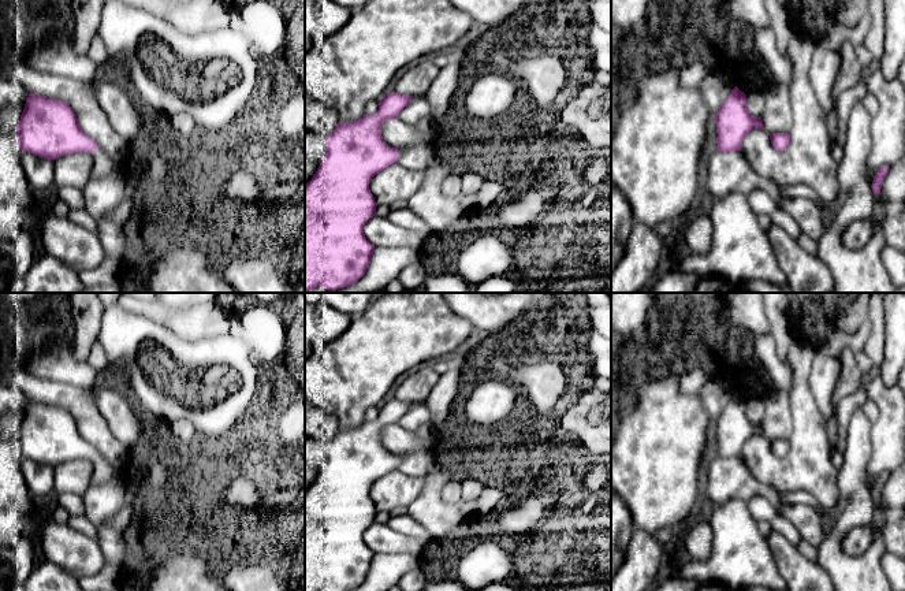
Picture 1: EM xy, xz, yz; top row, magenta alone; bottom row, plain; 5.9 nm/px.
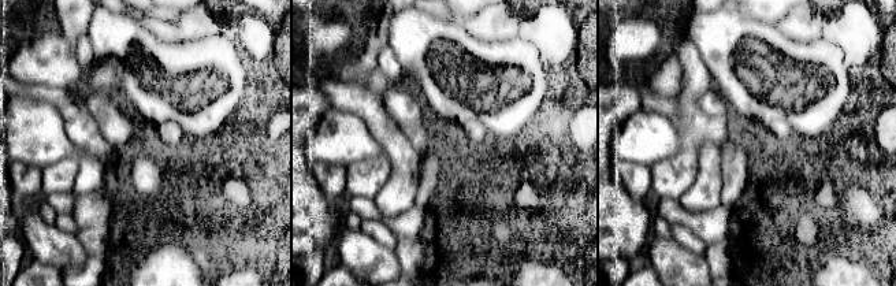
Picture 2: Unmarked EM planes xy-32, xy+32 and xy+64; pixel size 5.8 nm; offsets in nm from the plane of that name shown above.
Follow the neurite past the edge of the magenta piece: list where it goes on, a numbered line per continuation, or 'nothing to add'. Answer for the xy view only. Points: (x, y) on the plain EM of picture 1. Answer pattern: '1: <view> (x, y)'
1: xy (103, 472)

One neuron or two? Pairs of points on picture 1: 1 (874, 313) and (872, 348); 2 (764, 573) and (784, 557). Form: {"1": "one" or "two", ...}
{"1": "one", "2": "two"}

